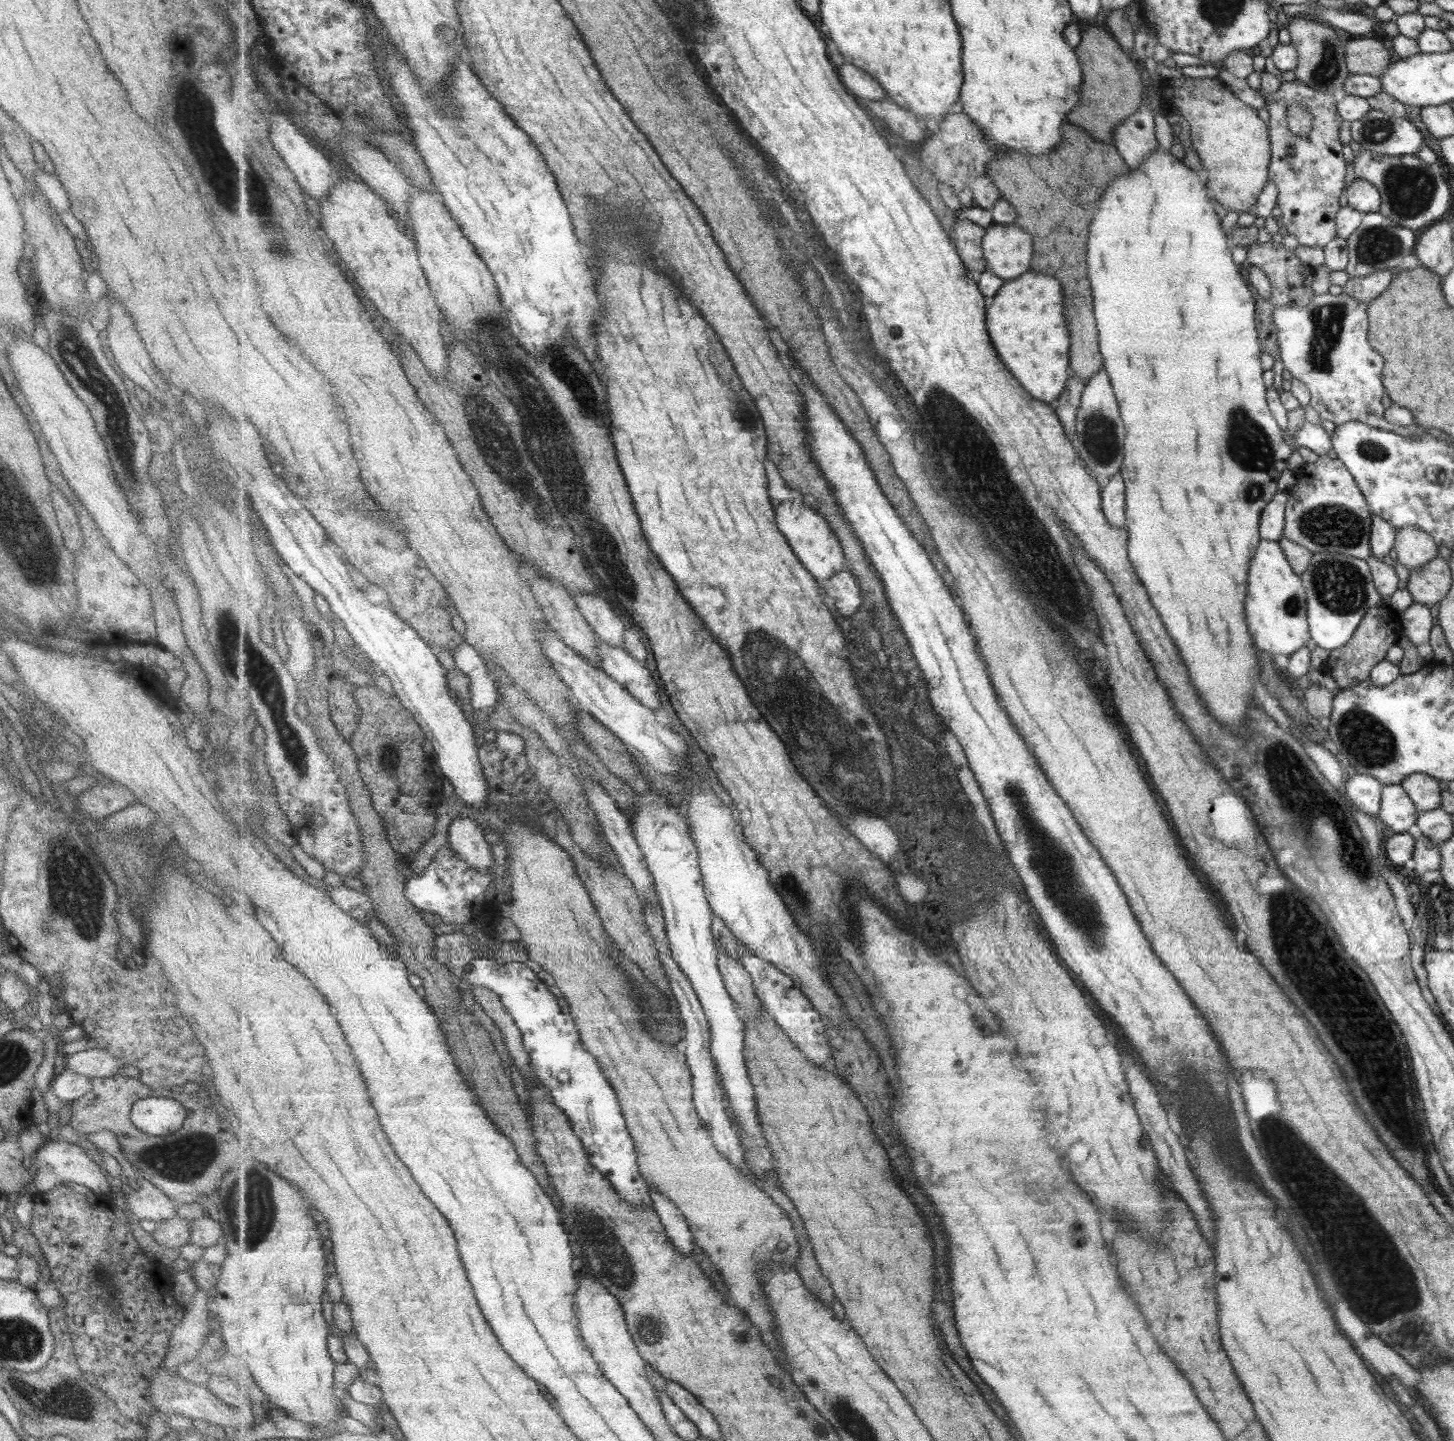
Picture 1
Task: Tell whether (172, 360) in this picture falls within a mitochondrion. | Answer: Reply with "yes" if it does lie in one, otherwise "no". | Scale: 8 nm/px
no

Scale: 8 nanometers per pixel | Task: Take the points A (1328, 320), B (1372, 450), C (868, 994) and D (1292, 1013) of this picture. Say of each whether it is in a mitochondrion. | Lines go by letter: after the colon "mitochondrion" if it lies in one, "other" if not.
A: mitochondrion
B: mitochondrion
C: other
D: other

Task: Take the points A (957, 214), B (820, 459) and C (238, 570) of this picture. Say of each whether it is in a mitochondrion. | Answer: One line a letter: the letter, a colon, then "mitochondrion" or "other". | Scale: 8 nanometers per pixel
A: other
B: other
C: other

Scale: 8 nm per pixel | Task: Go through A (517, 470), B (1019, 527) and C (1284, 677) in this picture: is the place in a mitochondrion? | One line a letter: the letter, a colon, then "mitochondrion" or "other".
A: mitochondrion
B: mitochondrion
C: other

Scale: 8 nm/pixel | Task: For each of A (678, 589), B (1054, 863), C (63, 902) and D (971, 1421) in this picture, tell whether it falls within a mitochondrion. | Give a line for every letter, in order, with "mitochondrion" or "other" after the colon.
A: other
B: mitochondrion
C: mitochondrion
D: other

